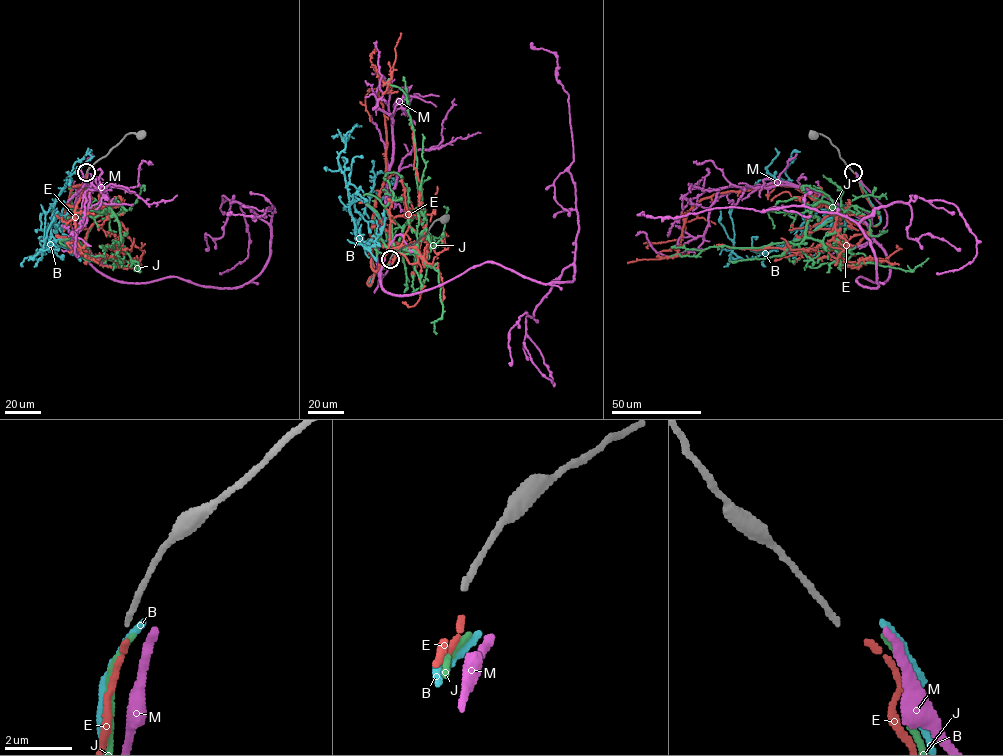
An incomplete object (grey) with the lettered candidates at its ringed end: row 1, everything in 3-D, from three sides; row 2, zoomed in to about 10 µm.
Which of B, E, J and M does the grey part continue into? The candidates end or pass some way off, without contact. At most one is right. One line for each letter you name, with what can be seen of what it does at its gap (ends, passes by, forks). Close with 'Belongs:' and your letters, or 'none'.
E: it ends
Belongs: E

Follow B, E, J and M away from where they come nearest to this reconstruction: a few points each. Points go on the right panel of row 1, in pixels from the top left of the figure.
B: (856, 172), (880, 216), (875, 225), (826, 221), (744, 259), (733, 252), (721, 211)
E: (855, 173), (878, 215), (876, 226), (833, 213), (794, 186), (720, 192), (689, 211), (675, 256), (627, 263)
J: (856, 173), (878, 224), (843, 218), (819, 202), (799, 243), (710, 246), (696, 256), (670, 256)
M: (856, 173), (887, 215), (874, 239), (888, 278), (856, 280), (876, 288), (870, 241), (837, 213), (637, 214)

